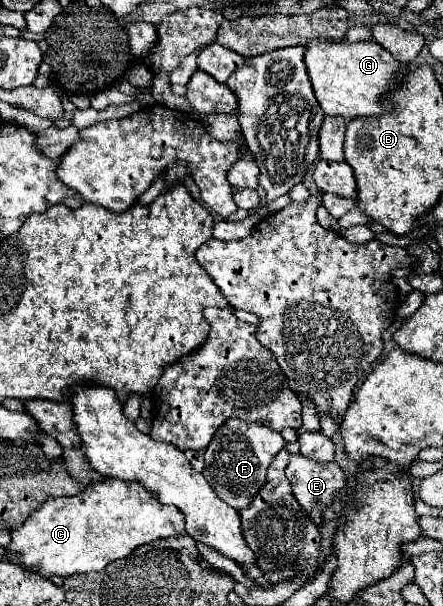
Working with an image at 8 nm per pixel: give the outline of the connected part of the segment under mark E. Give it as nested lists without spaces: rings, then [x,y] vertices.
[[[301,452],[289,456],[285,474],[293,486],[297,502],[317,524],[323,522],[323,512],[339,496],[339,490],[345,490],[345,474],[337,462],[319,464]]]

